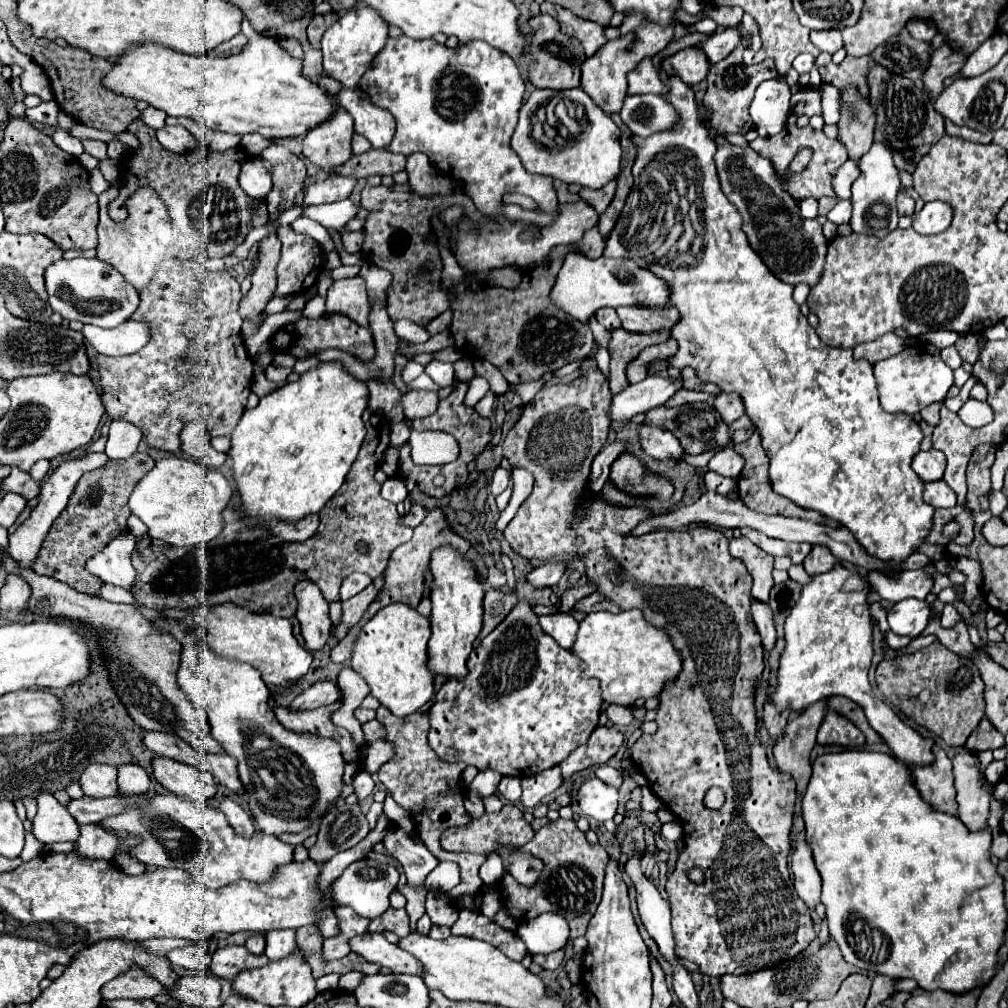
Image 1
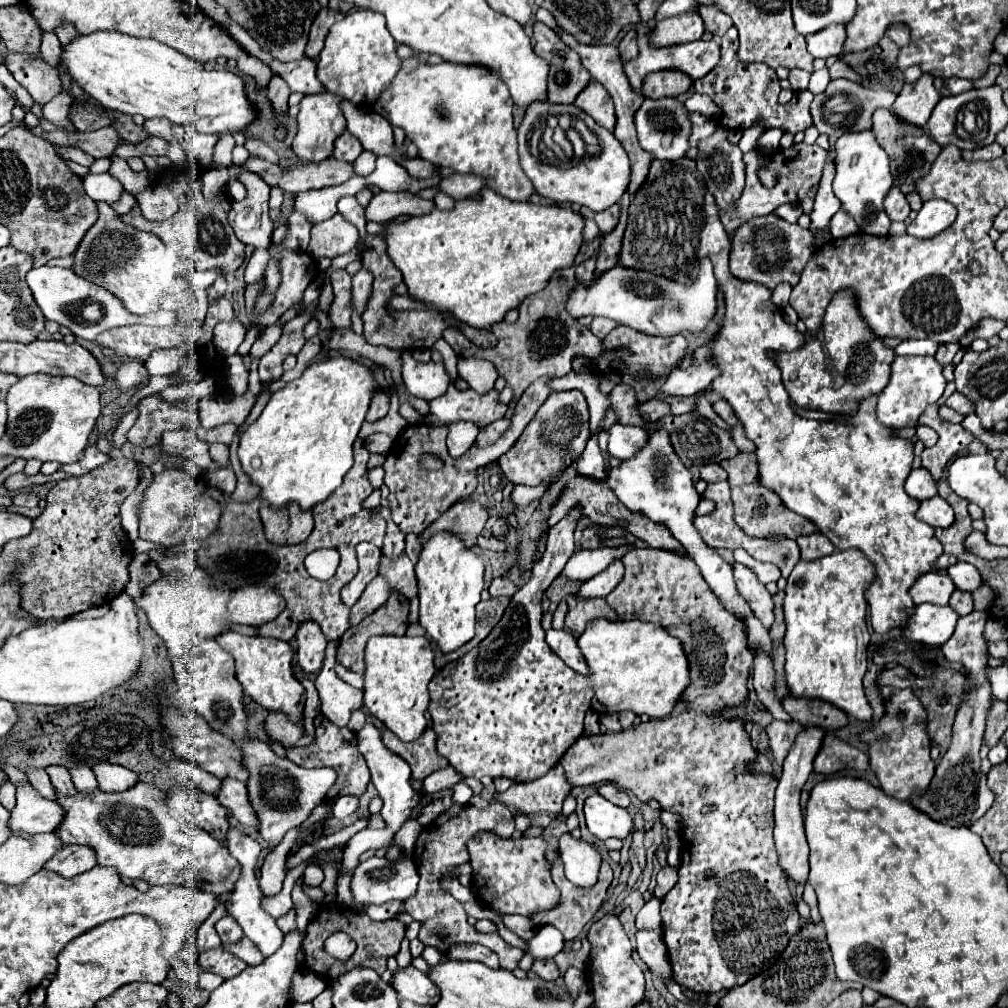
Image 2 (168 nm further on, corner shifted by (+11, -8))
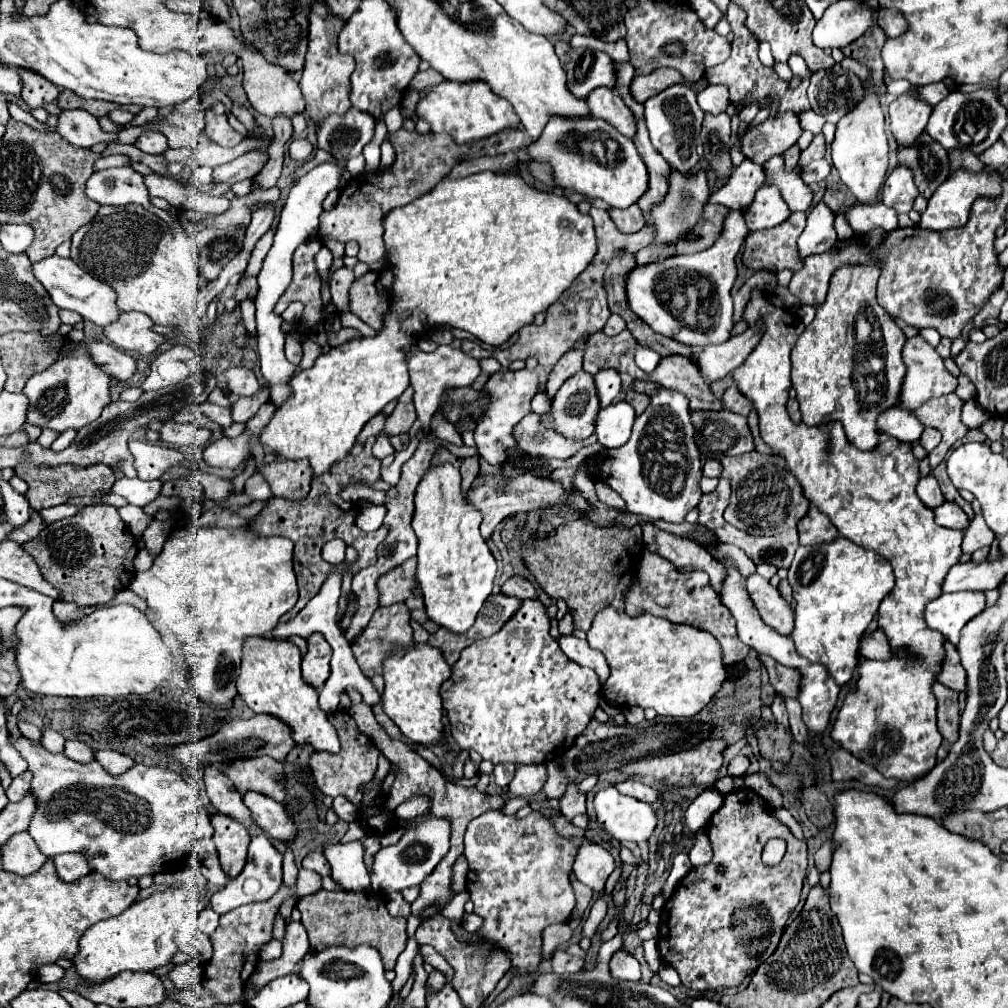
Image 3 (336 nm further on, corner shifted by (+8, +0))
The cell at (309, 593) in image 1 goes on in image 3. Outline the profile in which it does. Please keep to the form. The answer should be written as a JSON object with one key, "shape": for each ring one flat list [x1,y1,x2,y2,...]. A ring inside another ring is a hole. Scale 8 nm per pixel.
{"shape":[[313,633,307,637,309,651,303,657,301,669,303,669,303,679,313,685,315,689,325,683,329,677,329,659,331,659,331,645,321,633]]}

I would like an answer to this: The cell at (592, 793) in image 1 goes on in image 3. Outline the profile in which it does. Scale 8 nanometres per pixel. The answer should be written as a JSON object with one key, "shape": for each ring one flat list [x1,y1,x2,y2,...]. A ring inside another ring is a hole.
{"shape":[[615,787,597,791,595,795,597,823,617,841,647,841,655,829,655,811,649,803,621,795]]}

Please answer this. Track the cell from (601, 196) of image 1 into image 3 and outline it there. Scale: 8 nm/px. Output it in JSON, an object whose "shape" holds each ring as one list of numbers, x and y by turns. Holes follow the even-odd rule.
{"shape":[[631,205,627,209,609,209,607,211,615,223,615,227,619,227,619,231,623,233,635,233,645,225,643,213,639,211,637,205]]}

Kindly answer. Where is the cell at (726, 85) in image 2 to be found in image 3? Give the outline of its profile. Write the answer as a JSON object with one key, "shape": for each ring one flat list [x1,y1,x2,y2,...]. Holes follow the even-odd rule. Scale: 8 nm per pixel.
{"shape":[[729,3,727,21,729,21,731,33,733,33,731,55,729,55,729,59,725,63,715,65,715,67,705,71,705,79,709,81,709,85,725,85,729,89,731,103,741,103,743,107,747,107,747,103,759,103,759,109,773,109,773,103,779,99,779,105,777,105,775,111,793,111,797,115,807,111,809,109,809,101,807,101,809,81,807,79,801,81,799,87,791,91,789,85,777,77,773,67,765,67,759,61,759,57,757,57,759,43,755,41,755,37,745,27,745,11,741,7]]}

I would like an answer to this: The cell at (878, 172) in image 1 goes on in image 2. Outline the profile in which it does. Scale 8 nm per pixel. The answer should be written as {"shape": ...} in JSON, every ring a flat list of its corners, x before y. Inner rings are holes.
{"shape":[[870,129,858,133,844,133,836,141,836,175,834,175,834,193,842,201,842,209,856,219,862,233,884,237,890,229,890,219,884,213,882,201,888,189,892,187,892,173,888,165,888,155,876,143]]}

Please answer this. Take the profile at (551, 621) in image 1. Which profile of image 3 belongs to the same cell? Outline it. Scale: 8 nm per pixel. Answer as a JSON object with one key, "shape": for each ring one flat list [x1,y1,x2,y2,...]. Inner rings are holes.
{"shape":[[559,635,557,641,559,641,559,645,561,645,561,651,563,651,569,659,573,659,575,663,579,663,579,665,583,665,583,667,591,667,591,669,599,675,601,683,609,677,609,665,607,665,607,661,605,661,603,653,591,649,585,639,575,637,575,635]]}

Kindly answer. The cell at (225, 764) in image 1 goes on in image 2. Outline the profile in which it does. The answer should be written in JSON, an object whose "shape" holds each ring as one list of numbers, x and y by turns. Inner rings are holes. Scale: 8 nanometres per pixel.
{"shape":[[224,779,222,781,222,791,218,795,218,801,220,801,222,807,226,807,236,817,236,821,240,821,246,827,258,829,260,821,258,821,256,811,250,805,248,789,246,789,244,783,234,781,234,779]]}

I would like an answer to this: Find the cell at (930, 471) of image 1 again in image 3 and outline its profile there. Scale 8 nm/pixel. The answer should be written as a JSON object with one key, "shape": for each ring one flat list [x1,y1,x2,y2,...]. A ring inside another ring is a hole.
{"shape":[[925,475,925,477,919,479,917,495,931,509,935,509,937,505,941,505,945,501,945,497,943,497,943,493,939,489,939,483,933,479,933,475]]}

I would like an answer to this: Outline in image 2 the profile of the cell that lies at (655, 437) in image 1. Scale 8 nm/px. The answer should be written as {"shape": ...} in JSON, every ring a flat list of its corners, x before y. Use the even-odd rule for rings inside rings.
{"shape":[[614,423,608,429,608,453,612,457,618,457,620,461,636,455,636,451,640,451,640,447,644,447,644,443,648,443,648,431,644,427,636,427,636,425,622,425,622,423]]}

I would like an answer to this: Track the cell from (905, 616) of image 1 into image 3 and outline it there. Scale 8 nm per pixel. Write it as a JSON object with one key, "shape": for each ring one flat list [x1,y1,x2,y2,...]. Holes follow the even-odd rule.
{"shape":[[959,591,939,595,925,607,925,621,929,629,943,633,953,645,957,645,963,625,985,609,985,597,981,591]]}

